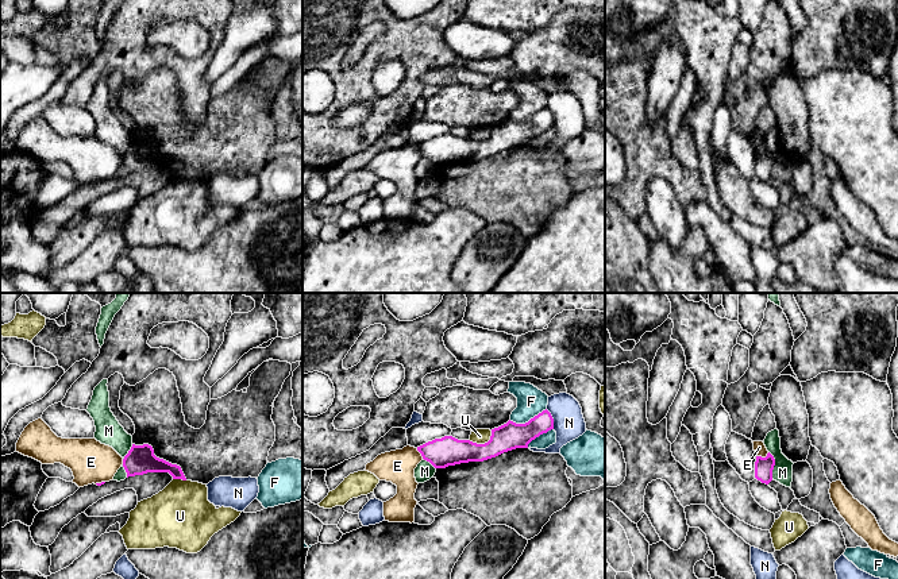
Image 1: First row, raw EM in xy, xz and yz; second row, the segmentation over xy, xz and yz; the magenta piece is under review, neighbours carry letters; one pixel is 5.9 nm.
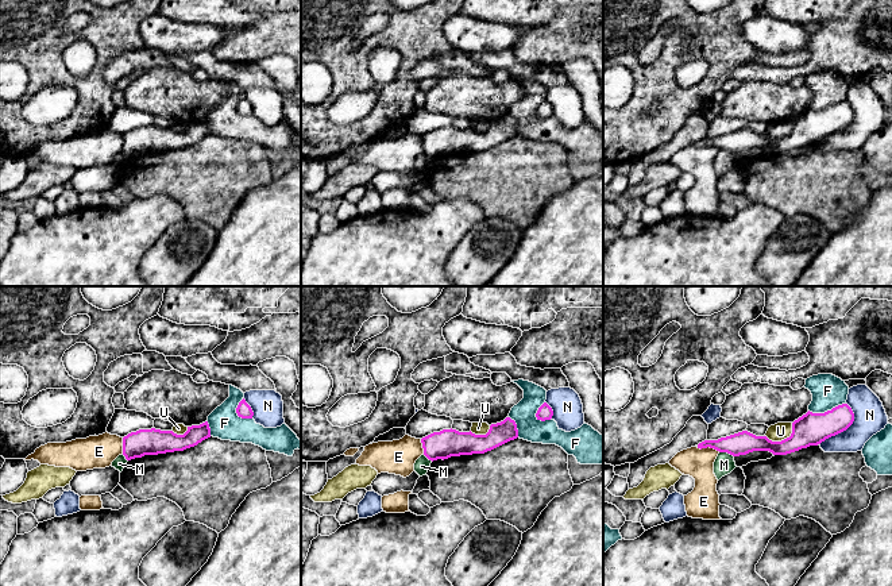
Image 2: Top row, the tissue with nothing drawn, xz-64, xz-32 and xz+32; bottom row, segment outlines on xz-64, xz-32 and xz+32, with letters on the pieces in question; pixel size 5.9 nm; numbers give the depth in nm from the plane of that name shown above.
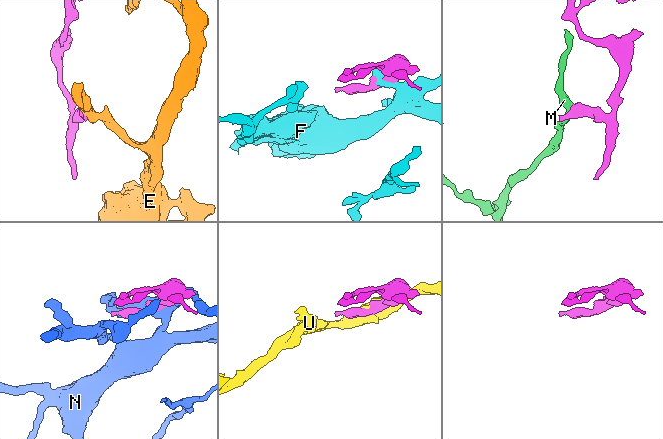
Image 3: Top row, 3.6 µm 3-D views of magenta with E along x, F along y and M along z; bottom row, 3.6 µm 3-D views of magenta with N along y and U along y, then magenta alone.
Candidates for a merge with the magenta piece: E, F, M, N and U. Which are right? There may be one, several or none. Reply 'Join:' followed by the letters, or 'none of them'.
Join: none of them

